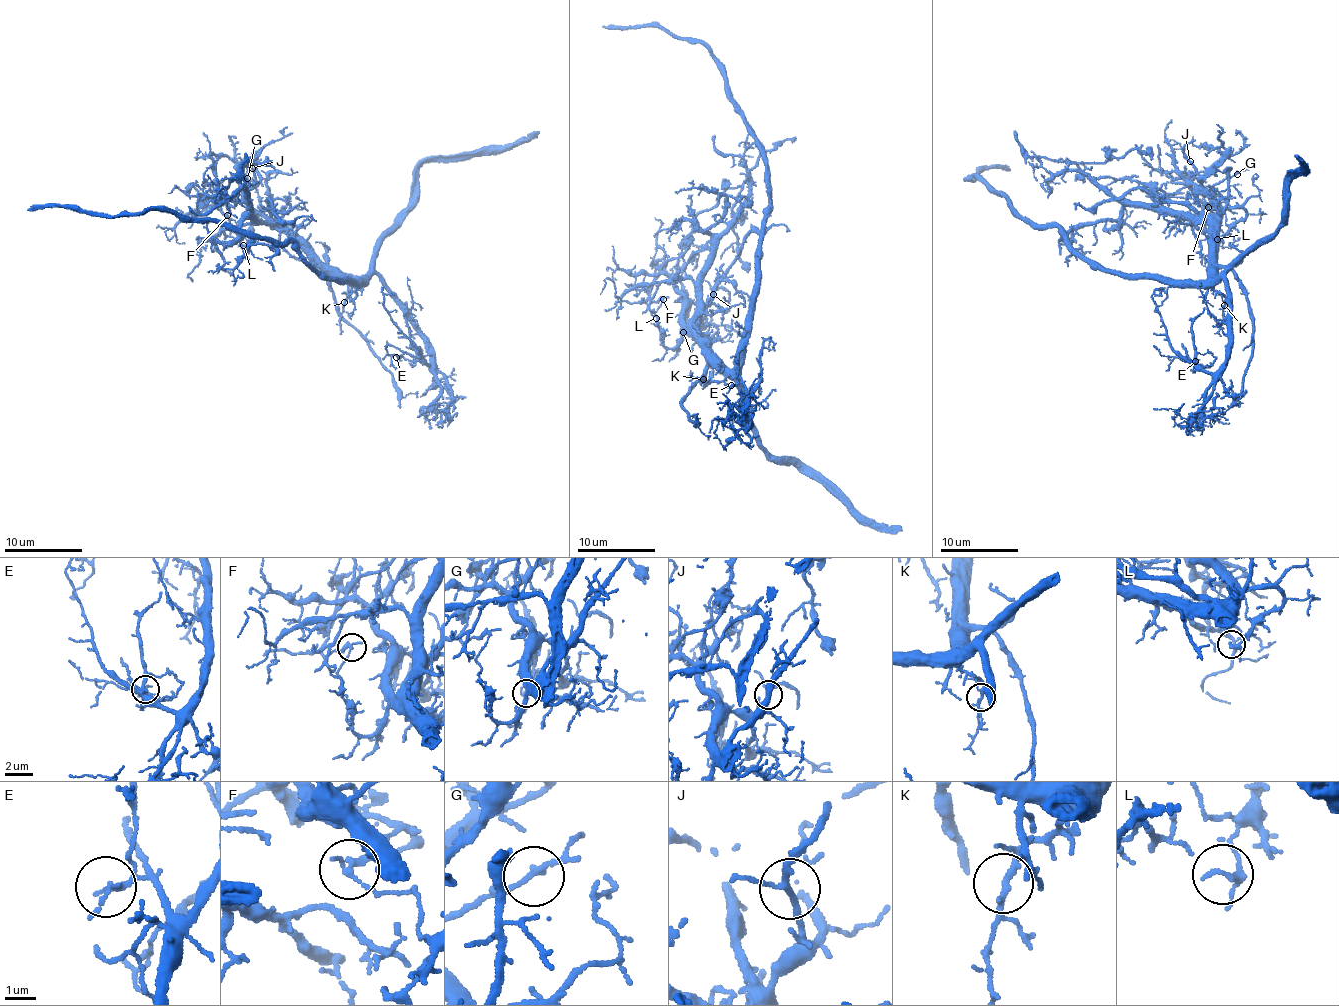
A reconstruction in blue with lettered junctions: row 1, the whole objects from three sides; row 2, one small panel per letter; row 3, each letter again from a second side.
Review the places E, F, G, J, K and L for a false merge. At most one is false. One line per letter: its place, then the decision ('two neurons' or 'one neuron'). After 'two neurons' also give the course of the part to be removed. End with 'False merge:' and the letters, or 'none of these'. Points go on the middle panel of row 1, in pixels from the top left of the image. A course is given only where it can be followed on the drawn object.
E: at (731, 385); one neuron
F: at (663, 299); two neurons; foreign part runs (662, 300), (648, 300), (649, 285), (686, 251), (693, 220), (730, 188), (740, 189), (733, 232), (748, 272)
G: at (683, 332); one neuron
J: at (713, 294); one neuron
K: at (703, 379); one neuron
L: at (656, 318); one neuron
False merge: F

